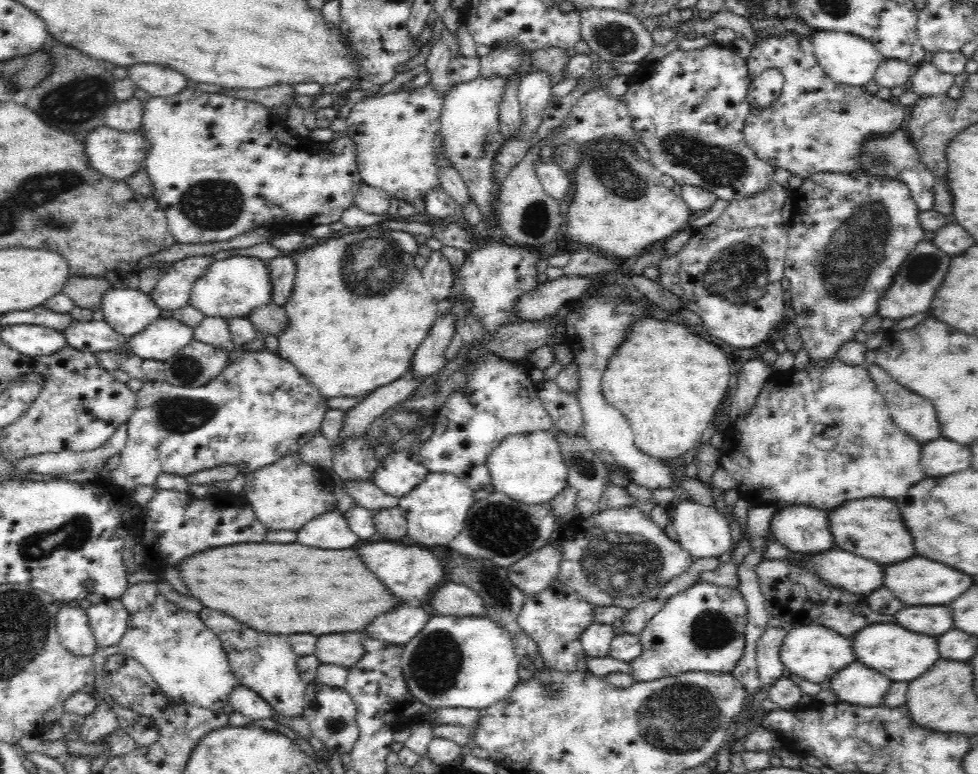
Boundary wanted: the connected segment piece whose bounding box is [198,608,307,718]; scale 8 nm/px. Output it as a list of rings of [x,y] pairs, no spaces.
[[[202,608],[198,616],[202,616],[201,622],[220,639],[230,671],[234,673],[240,685],[253,690],[280,716],[286,716],[286,718],[303,716],[307,684],[300,678],[297,669],[298,657],[291,649],[288,636],[260,634],[230,616],[208,610],[208,608]]]

